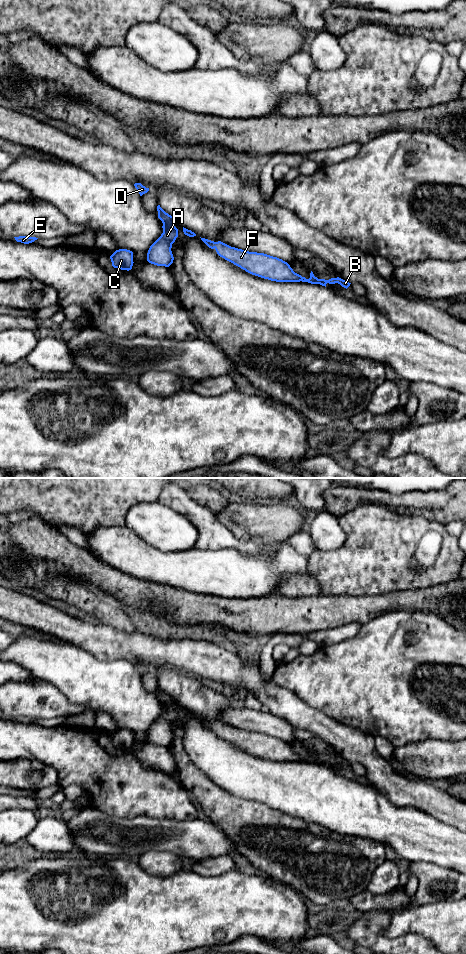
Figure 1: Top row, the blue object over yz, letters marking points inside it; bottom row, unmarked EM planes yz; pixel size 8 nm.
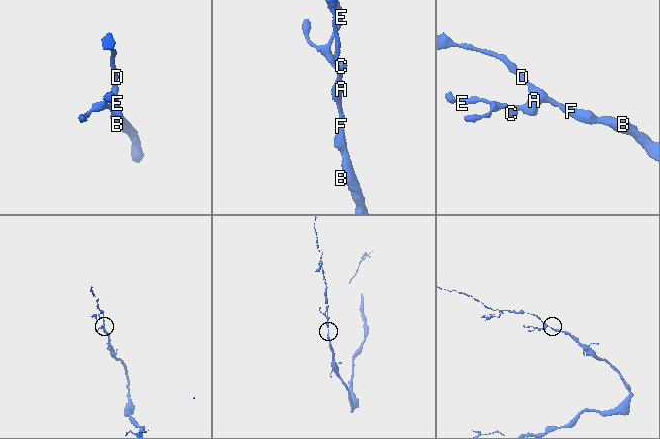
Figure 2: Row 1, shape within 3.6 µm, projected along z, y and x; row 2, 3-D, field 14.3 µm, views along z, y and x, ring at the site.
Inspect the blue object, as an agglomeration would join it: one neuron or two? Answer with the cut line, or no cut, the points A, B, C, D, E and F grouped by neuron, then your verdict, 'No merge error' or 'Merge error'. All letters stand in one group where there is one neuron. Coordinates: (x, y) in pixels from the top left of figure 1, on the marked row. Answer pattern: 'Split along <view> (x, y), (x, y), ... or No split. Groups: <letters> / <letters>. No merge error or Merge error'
No split. Groups: A B C D E F. No merge error

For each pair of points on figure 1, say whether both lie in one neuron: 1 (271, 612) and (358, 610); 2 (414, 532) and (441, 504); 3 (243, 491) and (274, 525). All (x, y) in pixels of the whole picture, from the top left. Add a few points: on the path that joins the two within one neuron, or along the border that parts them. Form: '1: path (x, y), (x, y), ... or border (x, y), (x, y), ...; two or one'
1: path (293, 613), (336, 611); one
2: border (404, 512), (422, 515), (444, 525); two
3: border (240, 499), (251, 502); two

